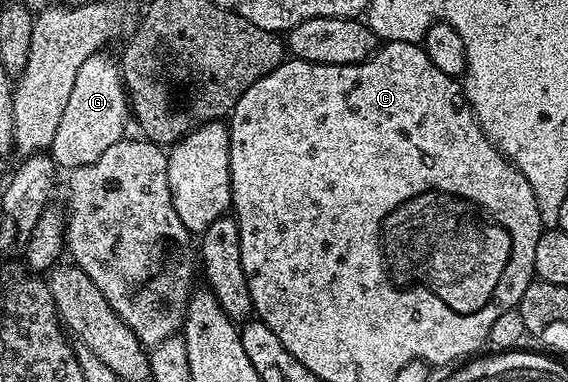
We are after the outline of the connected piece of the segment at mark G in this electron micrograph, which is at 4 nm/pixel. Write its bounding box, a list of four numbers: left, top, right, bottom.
[49,52,129,170]

